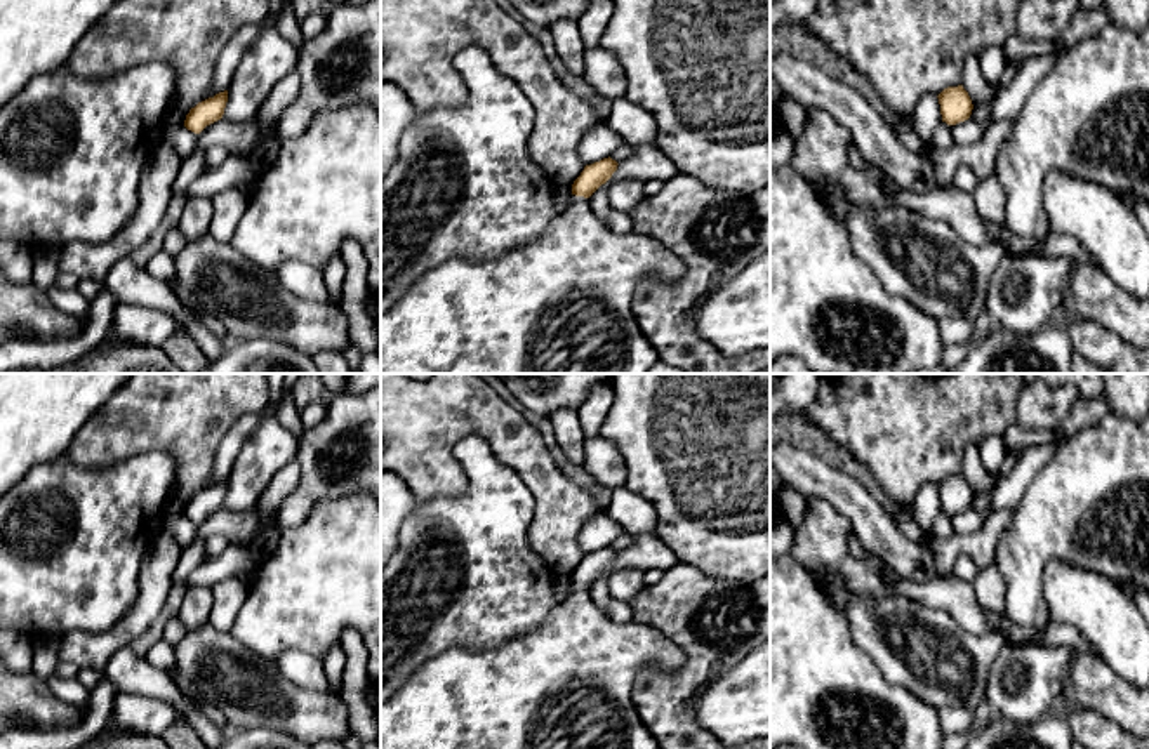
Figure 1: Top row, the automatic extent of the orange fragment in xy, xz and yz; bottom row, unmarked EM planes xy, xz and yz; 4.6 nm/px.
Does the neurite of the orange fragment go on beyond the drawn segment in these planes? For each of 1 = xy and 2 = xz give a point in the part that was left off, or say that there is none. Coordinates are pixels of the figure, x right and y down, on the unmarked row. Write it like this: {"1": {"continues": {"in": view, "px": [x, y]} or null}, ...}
{"1": {"continues": null}, "2": {"continues": {"in": "xz", "px": [567, 685]}}}

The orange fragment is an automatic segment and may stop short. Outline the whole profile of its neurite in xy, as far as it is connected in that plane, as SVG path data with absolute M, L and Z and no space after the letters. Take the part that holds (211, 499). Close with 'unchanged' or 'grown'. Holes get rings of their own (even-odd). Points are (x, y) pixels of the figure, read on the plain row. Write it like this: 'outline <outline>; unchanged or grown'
outline M228 480L198 492L186 504L184 516L195 523L200 523L207 514L222 507L226 492L228 492Z; unchanged

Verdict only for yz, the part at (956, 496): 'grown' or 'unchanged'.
unchanged

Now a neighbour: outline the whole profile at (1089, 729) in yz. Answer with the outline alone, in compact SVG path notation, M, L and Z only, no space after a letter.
M1073 706L1067 723L1074 744L1086 749L1149 749L1147 737L1130 735L1114 721L1086 707Z

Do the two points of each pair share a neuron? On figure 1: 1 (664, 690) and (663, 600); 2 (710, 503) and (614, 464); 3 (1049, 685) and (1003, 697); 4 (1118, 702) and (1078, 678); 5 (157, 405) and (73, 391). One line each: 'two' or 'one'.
1: one
2: two
3: one
4: one
5: two

